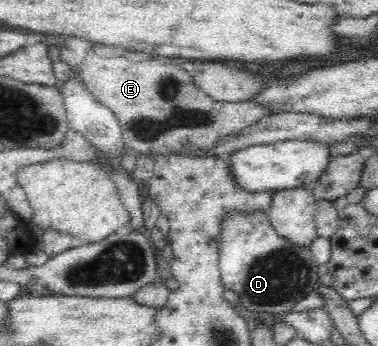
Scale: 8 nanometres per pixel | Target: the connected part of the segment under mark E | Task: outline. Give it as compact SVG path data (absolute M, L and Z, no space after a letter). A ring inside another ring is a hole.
M88 49L79 65L79 75L87 90L117 118L123 143L128 149L143 153L173 150L175 153L181 148L201 148L206 152L222 137L246 128L260 117L275 114L254 101L213 101L193 85L191 75L161 59L143 63L133 61L135 59L128 57L99 57L93 49Z

